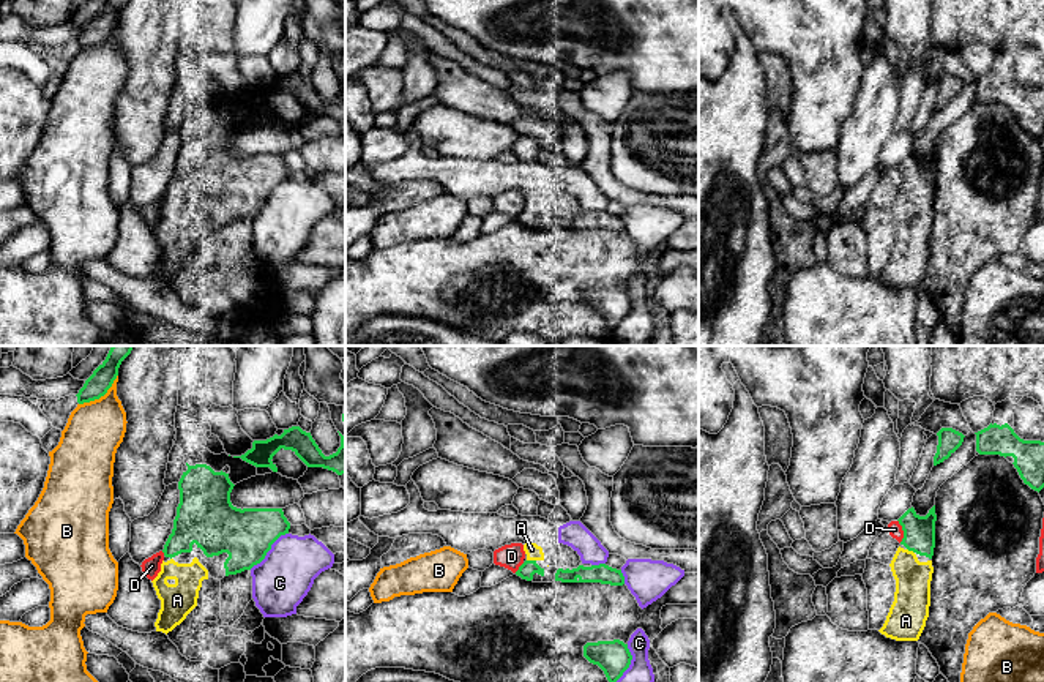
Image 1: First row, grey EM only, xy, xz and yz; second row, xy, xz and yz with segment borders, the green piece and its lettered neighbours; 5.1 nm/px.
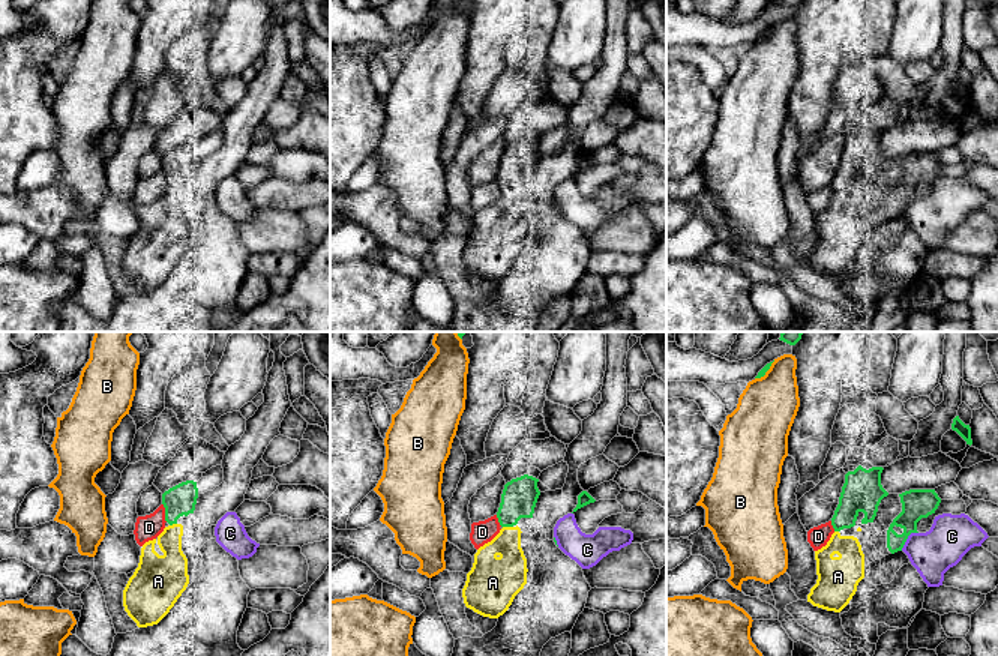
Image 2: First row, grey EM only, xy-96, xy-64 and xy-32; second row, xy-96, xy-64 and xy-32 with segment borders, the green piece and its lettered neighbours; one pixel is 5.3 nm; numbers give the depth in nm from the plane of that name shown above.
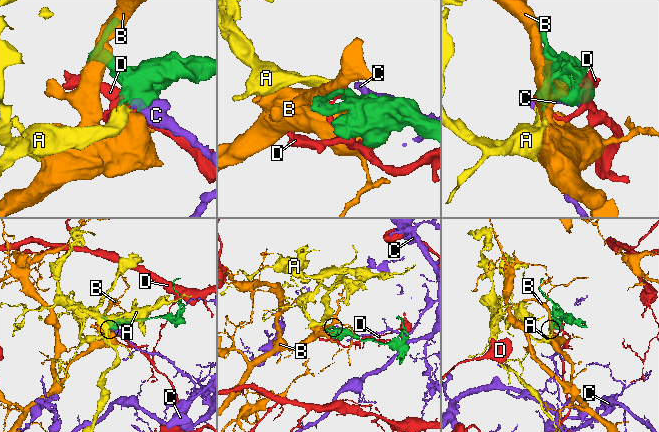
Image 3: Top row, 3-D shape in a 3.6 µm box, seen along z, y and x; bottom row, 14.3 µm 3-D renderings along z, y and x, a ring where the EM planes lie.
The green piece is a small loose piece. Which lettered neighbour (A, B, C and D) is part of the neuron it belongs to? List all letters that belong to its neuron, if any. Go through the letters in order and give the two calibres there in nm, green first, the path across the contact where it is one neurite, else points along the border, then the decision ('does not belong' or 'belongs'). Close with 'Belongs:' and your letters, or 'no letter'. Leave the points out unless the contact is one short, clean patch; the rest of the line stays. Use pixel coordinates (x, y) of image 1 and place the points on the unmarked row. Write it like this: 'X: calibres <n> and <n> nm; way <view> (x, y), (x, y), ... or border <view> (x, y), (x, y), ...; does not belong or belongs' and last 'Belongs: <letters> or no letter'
A: calibres 80 and 80 nm; way xz (529, 213), (532, 207), (532, 196); belongs
B: calibres 120 and 300 nm; does not belong
C: calibres 170 and 160 nm; does not belong
D: calibres 160 and 70 nm; border yz (898, 166), (902, 176), (901, 188); does not belong
Belongs: A

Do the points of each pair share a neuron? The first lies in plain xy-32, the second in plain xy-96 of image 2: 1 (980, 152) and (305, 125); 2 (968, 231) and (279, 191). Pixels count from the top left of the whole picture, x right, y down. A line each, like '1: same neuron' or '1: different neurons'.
1: same neuron
2: different neurons

